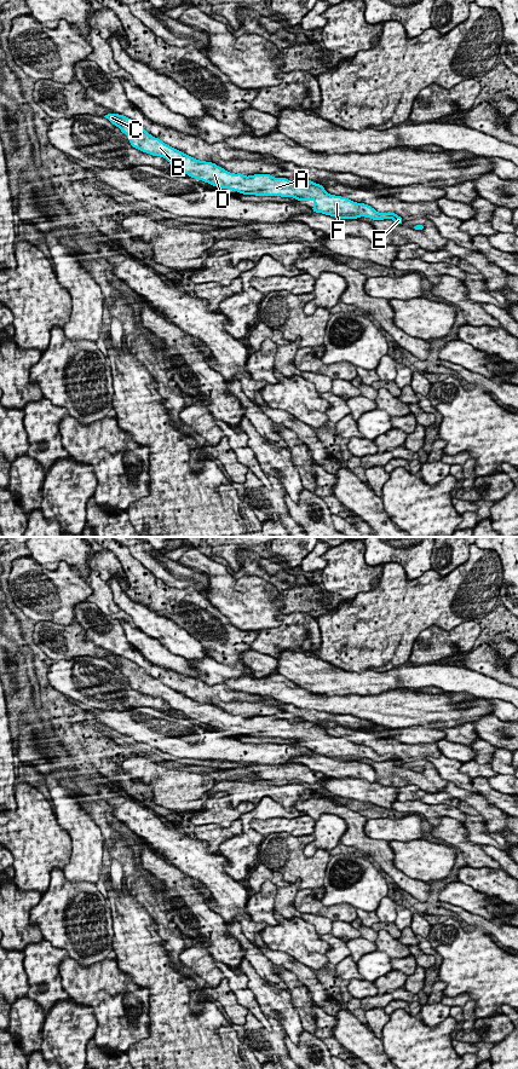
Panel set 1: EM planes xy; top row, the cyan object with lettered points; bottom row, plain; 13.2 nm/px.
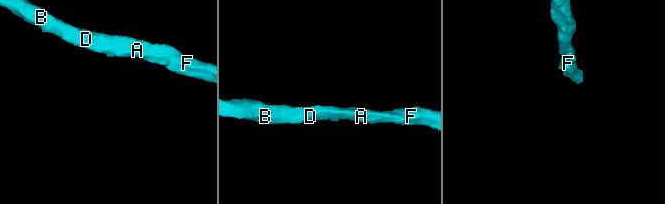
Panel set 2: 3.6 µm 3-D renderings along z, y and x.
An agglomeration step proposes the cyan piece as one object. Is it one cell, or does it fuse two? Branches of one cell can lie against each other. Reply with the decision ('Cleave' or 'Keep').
Keep

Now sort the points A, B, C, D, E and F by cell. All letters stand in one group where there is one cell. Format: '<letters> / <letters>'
A B C D E F

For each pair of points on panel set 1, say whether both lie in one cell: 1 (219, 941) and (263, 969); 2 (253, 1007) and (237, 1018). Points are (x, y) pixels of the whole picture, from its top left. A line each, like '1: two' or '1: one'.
1: two
2: two

